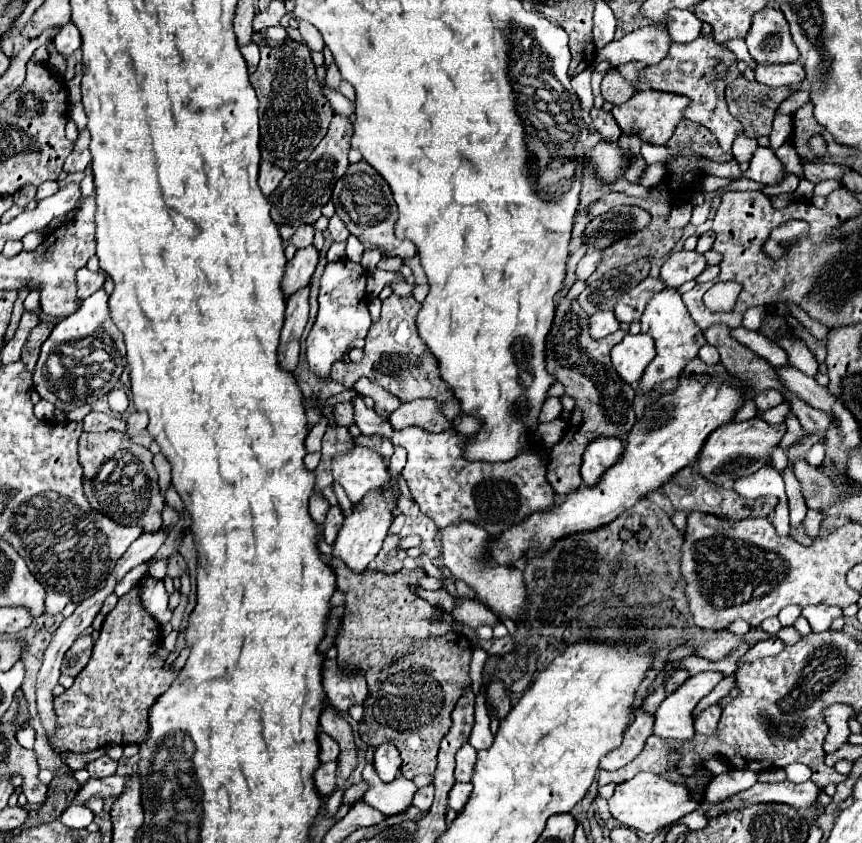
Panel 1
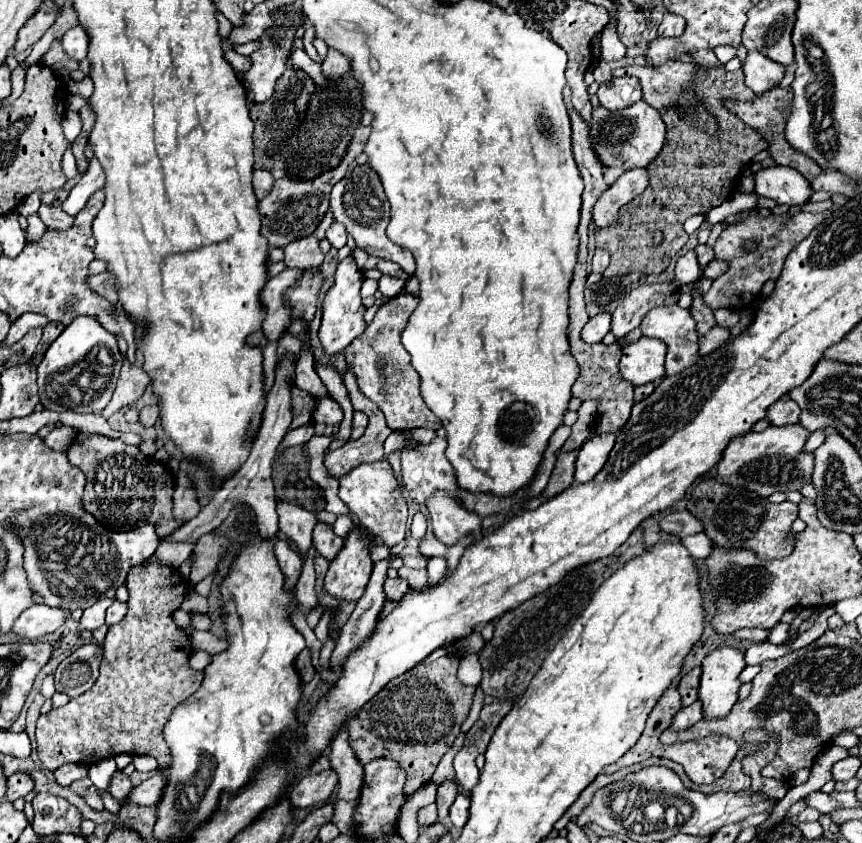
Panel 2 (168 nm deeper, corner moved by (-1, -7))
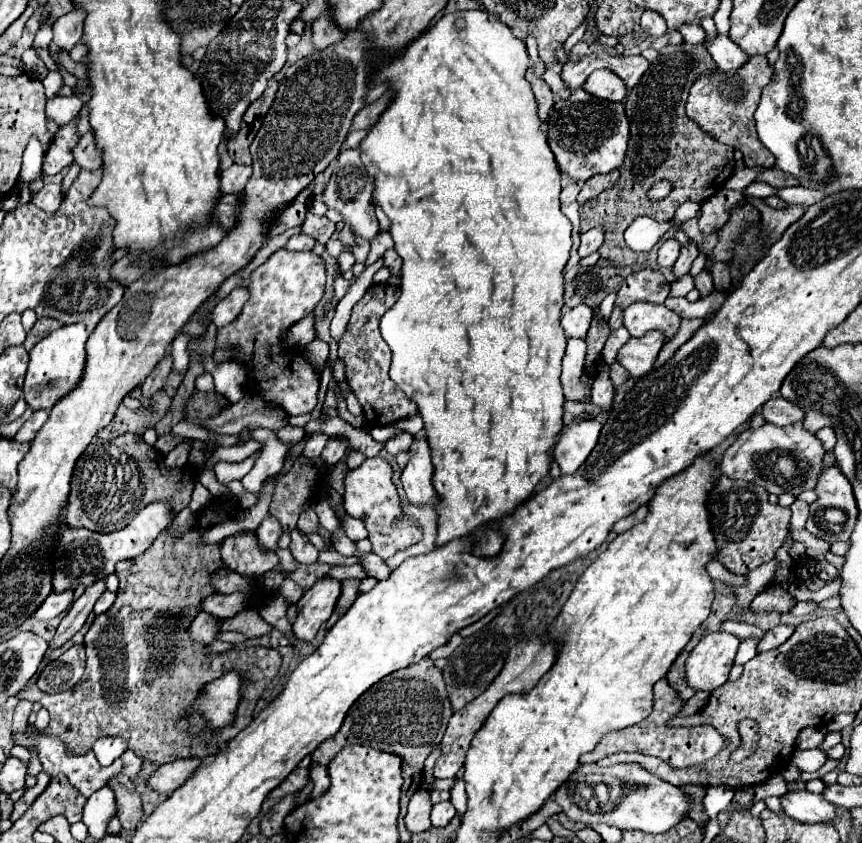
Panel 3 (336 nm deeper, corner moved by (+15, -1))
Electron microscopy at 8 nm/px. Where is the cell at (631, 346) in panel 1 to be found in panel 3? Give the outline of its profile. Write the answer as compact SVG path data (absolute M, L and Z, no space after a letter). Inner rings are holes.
M650 331L640 339L630 339L620 349L618 361L628 369L632 377L644 377L652 369L664 341L666 337L662 331Z

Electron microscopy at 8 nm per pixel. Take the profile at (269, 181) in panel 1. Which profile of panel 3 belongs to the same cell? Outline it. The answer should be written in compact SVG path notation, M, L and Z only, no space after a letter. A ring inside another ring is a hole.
M232 165L228 167L226 171L222 171L222 177L220 177L220 191L222 193L240 193L244 189L244 183L250 179L252 175L252 167L246 167L246 165Z

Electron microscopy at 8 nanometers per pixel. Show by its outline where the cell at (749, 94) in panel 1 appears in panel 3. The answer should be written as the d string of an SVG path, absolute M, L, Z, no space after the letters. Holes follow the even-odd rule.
M666 45L658 51L658 59L648 67L648 73L626 97L626 117L630 121L630 141L626 157L620 165L620 179L612 189L602 191L598 197L590 199L580 209L580 231L594 225L604 227L606 239L602 243L598 265L642 265L646 257L636 255L624 243L626 227L642 215L648 215L656 221L670 221L676 209L684 201L706 201L716 191L724 187L728 177L734 171L734 149L722 145L720 141L704 135L696 123L684 113L688 89L698 75L714 71L716 65L704 49L704 45ZM668 179L672 191L662 201L650 201L646 197L654 181Z

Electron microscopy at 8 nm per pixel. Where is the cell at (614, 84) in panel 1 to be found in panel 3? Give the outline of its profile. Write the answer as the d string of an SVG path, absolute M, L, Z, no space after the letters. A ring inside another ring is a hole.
M598 69L590 75L590 79L582 85L588 93L592 93L598 99L608 99L608 101L624 101L626 97L626 85L624 81L608 71L608 69Z

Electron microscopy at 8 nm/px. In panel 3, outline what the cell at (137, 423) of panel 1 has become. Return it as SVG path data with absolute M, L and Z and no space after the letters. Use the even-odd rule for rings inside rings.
M168 353L168 355L158 363L158 367L148 375L148 379L140 385L142 395L144 395L144 397L152 397L158 389L162 389L162 385L166 383L170 371L172 371L172 357L170 357L170 353Z

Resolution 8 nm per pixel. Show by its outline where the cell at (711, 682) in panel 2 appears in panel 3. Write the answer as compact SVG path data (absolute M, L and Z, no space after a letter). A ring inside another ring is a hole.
M708 633L692 649L686 663L686 679L696 691L714 691L728 681L740 639L732 633Z

